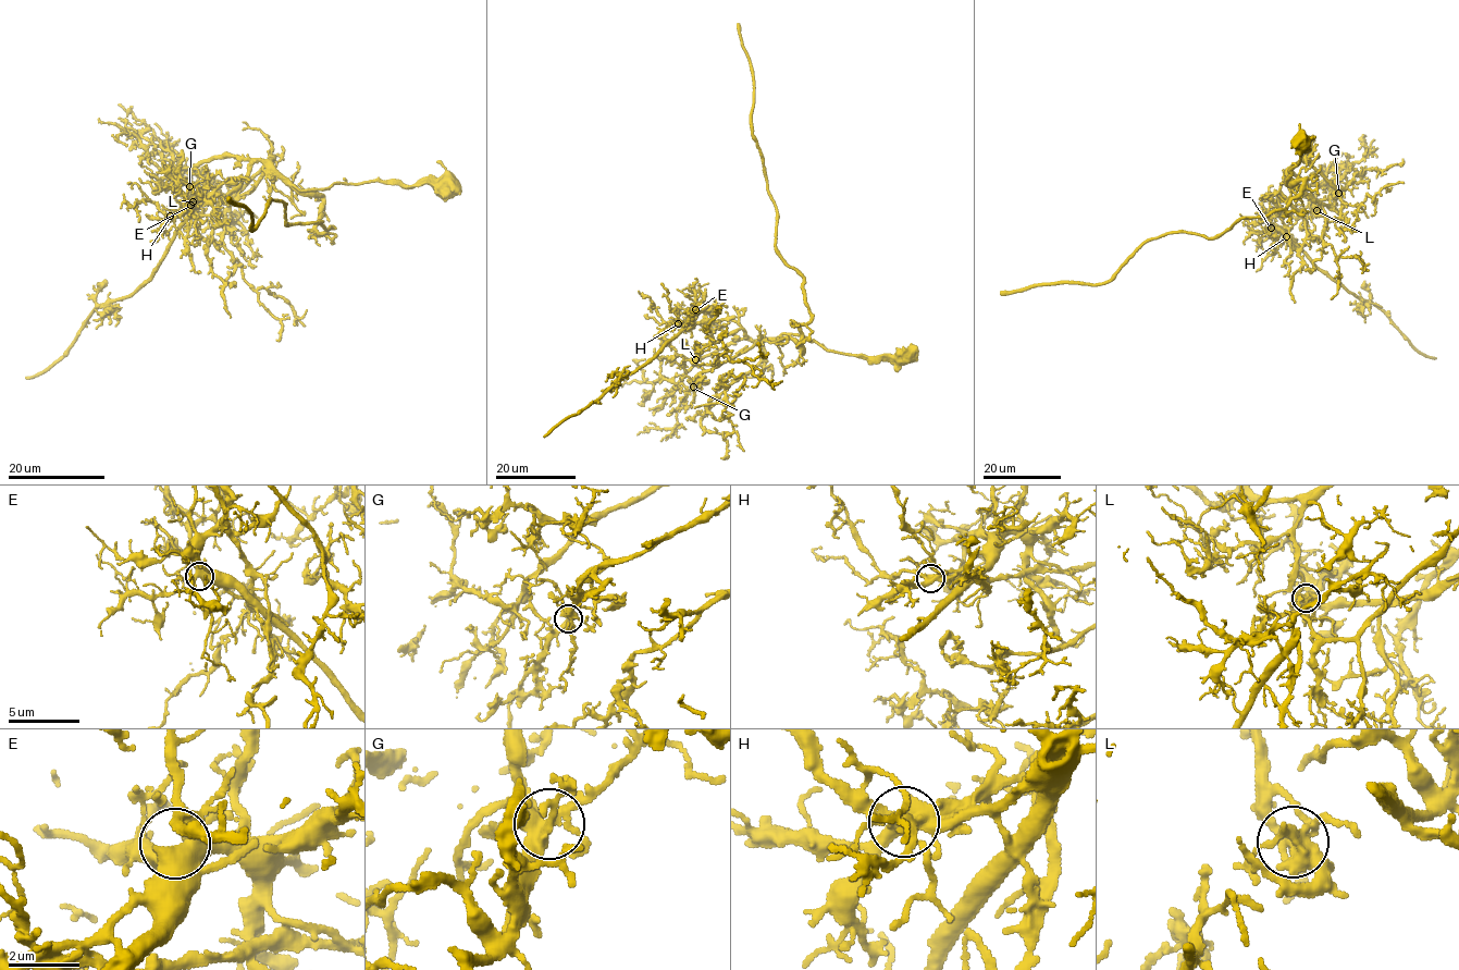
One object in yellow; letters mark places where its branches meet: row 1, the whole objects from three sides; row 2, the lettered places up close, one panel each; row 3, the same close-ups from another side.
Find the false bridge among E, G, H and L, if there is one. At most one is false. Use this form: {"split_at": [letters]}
{"split_at": ["H"]}

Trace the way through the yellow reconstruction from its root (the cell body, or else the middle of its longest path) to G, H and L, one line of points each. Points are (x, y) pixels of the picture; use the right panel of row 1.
G: (1297, 144), (1301, 144), (1303, 152), (1285, 184), (1289, 176), (1306, 195), (1328, 208), (1338, 193)
H: (1297, 144), (1301, 144), (1303, 152), (1299, 163), (1293, 167), (1287, 185), (1287, 170), (1272, 198), (1286, 236)
L: (1297, 144), (1303, 152), (1285, 184), (1289, 177), (1285, 170), (1301, 179), (1317, 210)

